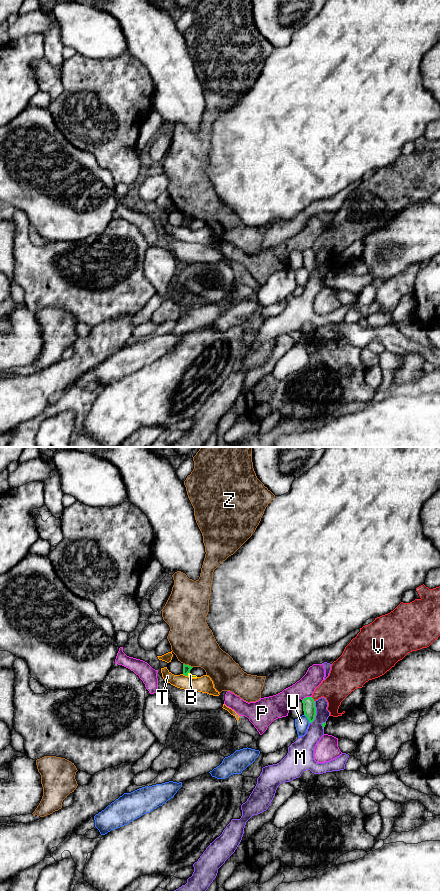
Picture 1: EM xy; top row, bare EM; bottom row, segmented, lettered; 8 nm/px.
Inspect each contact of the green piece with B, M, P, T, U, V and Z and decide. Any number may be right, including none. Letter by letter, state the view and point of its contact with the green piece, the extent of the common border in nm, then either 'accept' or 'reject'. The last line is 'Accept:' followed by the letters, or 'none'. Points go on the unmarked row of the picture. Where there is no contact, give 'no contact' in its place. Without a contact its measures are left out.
B: xy (187, 226) | 40 nm | reject
M: xy (315, 265) | 190 nm | reject
P: xy (306, 249) | 90 nm | reject
T: xy (185, 227) | 50 nm | reject
U: xy (307, 270) | 80 nm | reject
V: xy (313, 251) | 50 nm | reject
Z: xy (188, 217) | 90 nm | reject
Accept: none

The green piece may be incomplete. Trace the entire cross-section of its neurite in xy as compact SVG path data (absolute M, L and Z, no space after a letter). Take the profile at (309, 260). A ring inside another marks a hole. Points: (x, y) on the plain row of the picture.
M306 249L302 252L304 267L309 272L309 275L312 275L315 272L316 268L316 259L315 253L312 249Z

